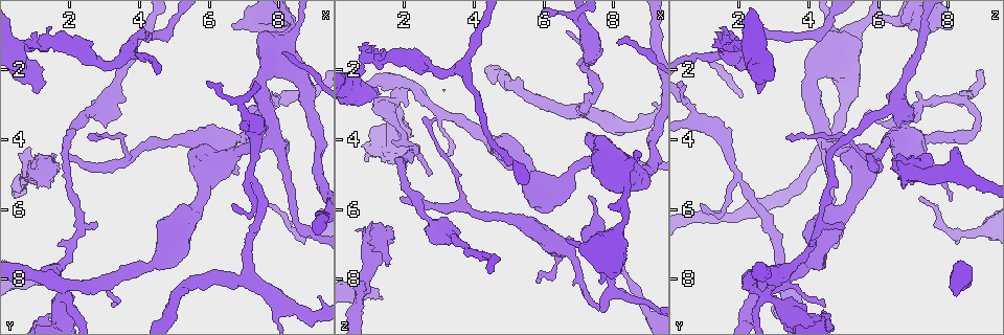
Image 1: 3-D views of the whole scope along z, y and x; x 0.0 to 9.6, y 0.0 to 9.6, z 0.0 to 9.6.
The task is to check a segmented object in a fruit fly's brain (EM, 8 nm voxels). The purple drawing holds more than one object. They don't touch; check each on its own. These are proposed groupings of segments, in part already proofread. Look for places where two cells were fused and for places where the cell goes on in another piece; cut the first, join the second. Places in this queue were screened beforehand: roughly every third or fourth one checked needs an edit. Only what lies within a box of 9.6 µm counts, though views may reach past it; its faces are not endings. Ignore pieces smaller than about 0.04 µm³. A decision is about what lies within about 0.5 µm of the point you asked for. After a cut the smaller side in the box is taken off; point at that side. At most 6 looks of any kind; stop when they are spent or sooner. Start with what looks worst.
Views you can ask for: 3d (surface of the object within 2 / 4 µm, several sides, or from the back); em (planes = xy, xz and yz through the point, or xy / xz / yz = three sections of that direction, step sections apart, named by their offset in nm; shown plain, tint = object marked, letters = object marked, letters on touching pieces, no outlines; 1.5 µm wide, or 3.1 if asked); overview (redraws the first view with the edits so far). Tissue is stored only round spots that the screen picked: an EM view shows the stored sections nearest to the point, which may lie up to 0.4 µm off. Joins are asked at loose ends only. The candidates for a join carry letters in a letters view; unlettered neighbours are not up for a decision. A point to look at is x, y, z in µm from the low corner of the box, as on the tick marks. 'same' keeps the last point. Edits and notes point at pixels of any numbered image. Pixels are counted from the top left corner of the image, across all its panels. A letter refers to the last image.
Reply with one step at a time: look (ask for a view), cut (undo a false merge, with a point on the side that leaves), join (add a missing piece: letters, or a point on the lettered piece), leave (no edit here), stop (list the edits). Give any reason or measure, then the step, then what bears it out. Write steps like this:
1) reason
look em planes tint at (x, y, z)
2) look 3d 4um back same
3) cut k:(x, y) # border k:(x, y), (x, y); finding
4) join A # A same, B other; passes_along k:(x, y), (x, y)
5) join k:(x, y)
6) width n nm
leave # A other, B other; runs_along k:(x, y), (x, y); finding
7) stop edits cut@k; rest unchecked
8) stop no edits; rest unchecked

sharp bend
look em planes letters at (1.85, 8.45, 2.75)

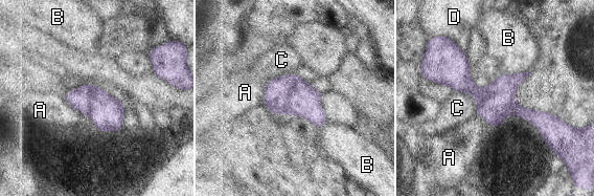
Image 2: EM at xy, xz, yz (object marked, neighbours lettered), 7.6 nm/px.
width 260 nm; longest_contact A 380 nm
cut 2:(305, 101) # A other, B other, C other, D other; a second cell is stuck on

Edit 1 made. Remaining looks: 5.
branch stops here
look 3d 2um at (1.05, 2.65, 2.60)

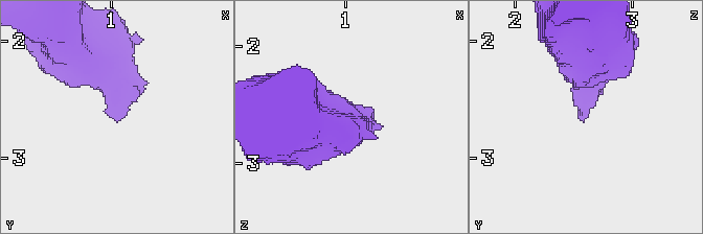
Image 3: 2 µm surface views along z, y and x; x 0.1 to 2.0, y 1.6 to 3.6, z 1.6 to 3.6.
shape alone is not enough
look em planes plain at (1.08, 2.68, 2.56)

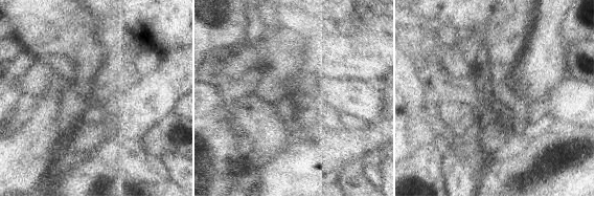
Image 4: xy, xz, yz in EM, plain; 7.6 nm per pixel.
what lies round it
look em planes letters same

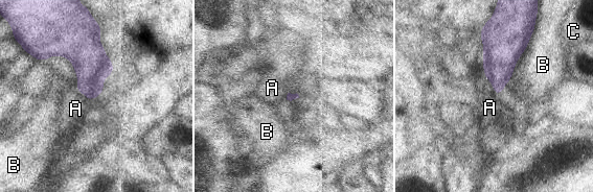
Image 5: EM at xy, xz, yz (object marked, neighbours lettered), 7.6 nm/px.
leave # A other, B other, C other; border 5:(73, 87), (90, 101); no lettered piece goes on from it

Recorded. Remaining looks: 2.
calibre changes
look em planes tint at (1.65, 1.20, 1.65)

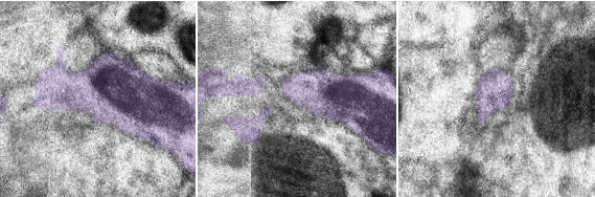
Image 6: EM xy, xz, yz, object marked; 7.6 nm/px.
see the neighbours
look em planes letters same

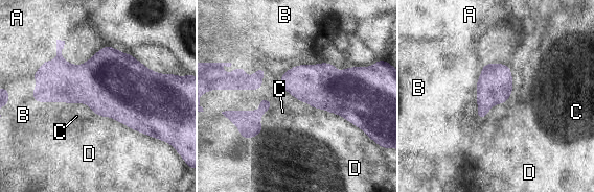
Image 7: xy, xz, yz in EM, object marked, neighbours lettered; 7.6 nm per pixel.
leave # A other, B other, C other, D other; border 7:(301, 101), (322, 110); one cell here

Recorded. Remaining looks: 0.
stop edits cut@2; rest unchecked

